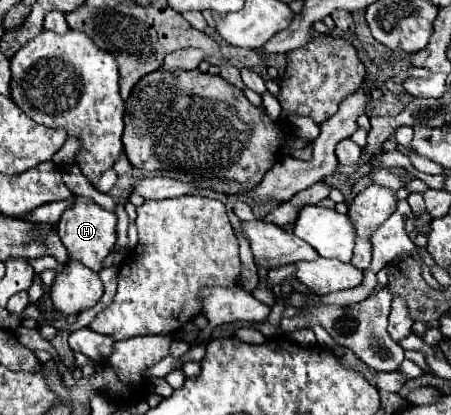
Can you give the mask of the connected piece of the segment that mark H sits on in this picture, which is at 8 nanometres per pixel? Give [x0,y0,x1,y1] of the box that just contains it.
[56,196,116,272]

